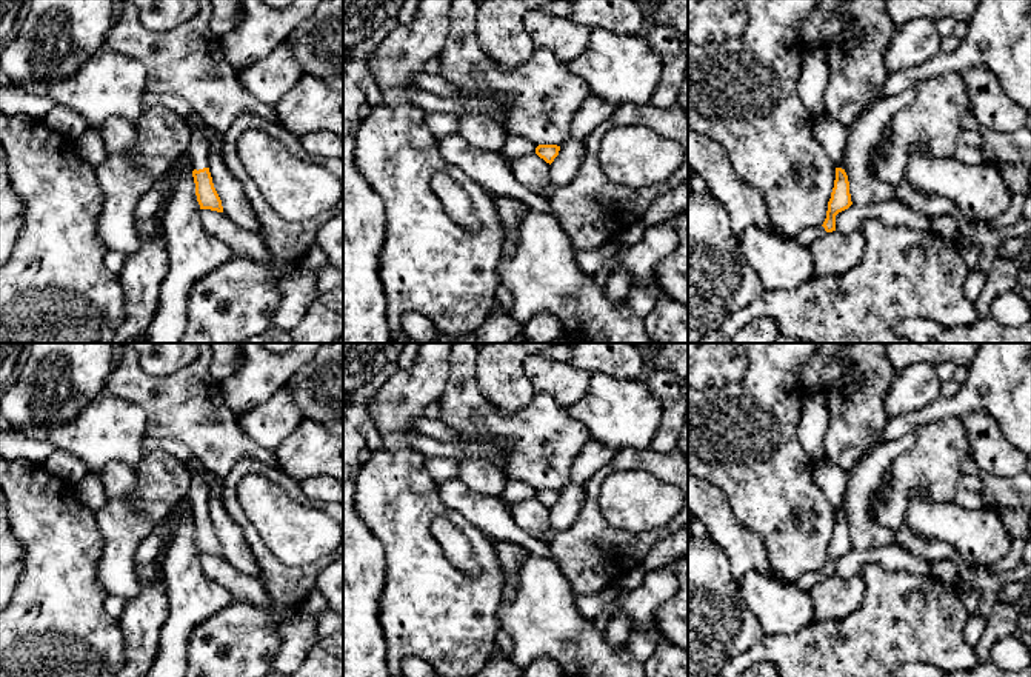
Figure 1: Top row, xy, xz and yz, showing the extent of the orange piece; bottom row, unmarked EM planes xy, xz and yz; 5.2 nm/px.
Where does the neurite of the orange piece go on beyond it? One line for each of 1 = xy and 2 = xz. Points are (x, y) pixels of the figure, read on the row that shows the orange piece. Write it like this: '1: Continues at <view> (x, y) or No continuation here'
1: Continues at xy (197, 150)
2: No continuation here

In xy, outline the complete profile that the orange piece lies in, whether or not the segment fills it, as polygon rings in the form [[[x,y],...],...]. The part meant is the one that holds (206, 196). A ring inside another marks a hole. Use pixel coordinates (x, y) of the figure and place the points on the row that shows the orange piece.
[[[195,129],[191,132],[188,154],[192,160],[192,177],[200,209],[223,212],[222,200],[214,188],[209,172],[209,152],[205,135]]]

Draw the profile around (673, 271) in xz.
[[[679,211],[666,222],[677,228],[679,245],[659,263],[657,282],[668,297],[688,305],[688,211]]]

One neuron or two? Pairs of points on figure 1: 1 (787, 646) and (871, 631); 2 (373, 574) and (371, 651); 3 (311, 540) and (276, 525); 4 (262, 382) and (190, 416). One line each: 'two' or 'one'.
1: one
2: one
3: one
4: two

